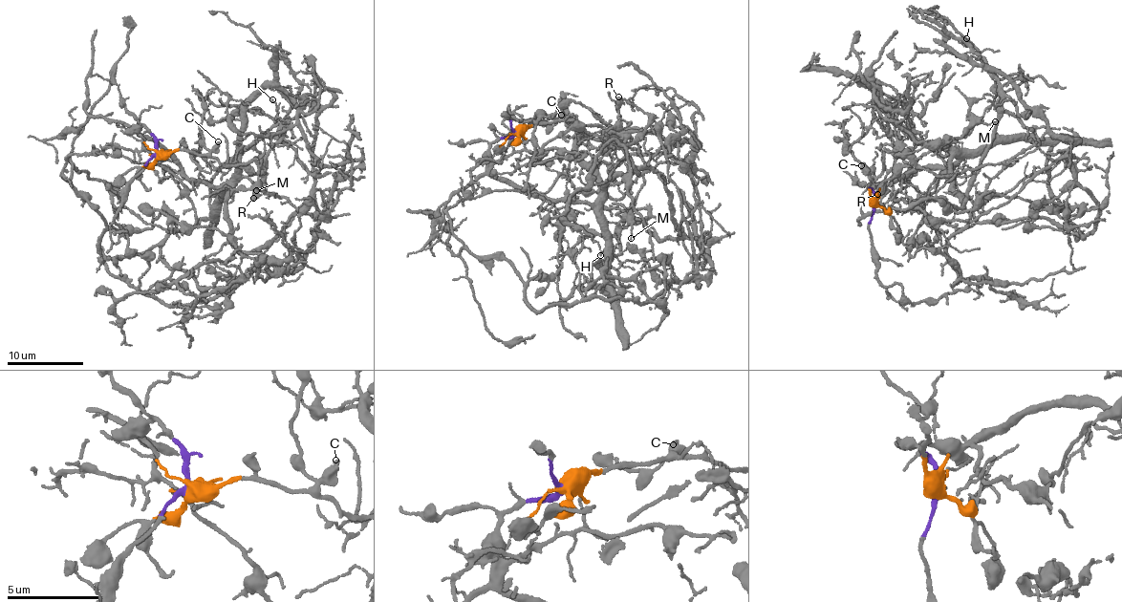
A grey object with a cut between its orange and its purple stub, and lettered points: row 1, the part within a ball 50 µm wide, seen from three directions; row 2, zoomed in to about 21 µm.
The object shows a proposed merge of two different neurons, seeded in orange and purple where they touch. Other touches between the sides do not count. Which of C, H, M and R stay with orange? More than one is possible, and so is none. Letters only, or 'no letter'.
C, M, R

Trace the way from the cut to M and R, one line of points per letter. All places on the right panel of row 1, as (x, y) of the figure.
M: (874, 202), (869, 187), (885, 167), (886, 151), (902, 165), (951, 138), (957, 139), (972, 125), (995, 121)
R: (874, 202), (869, 187), (873, 178), (885, 167), (886, 151), (895, 160), (895, 172), (876, 194)

